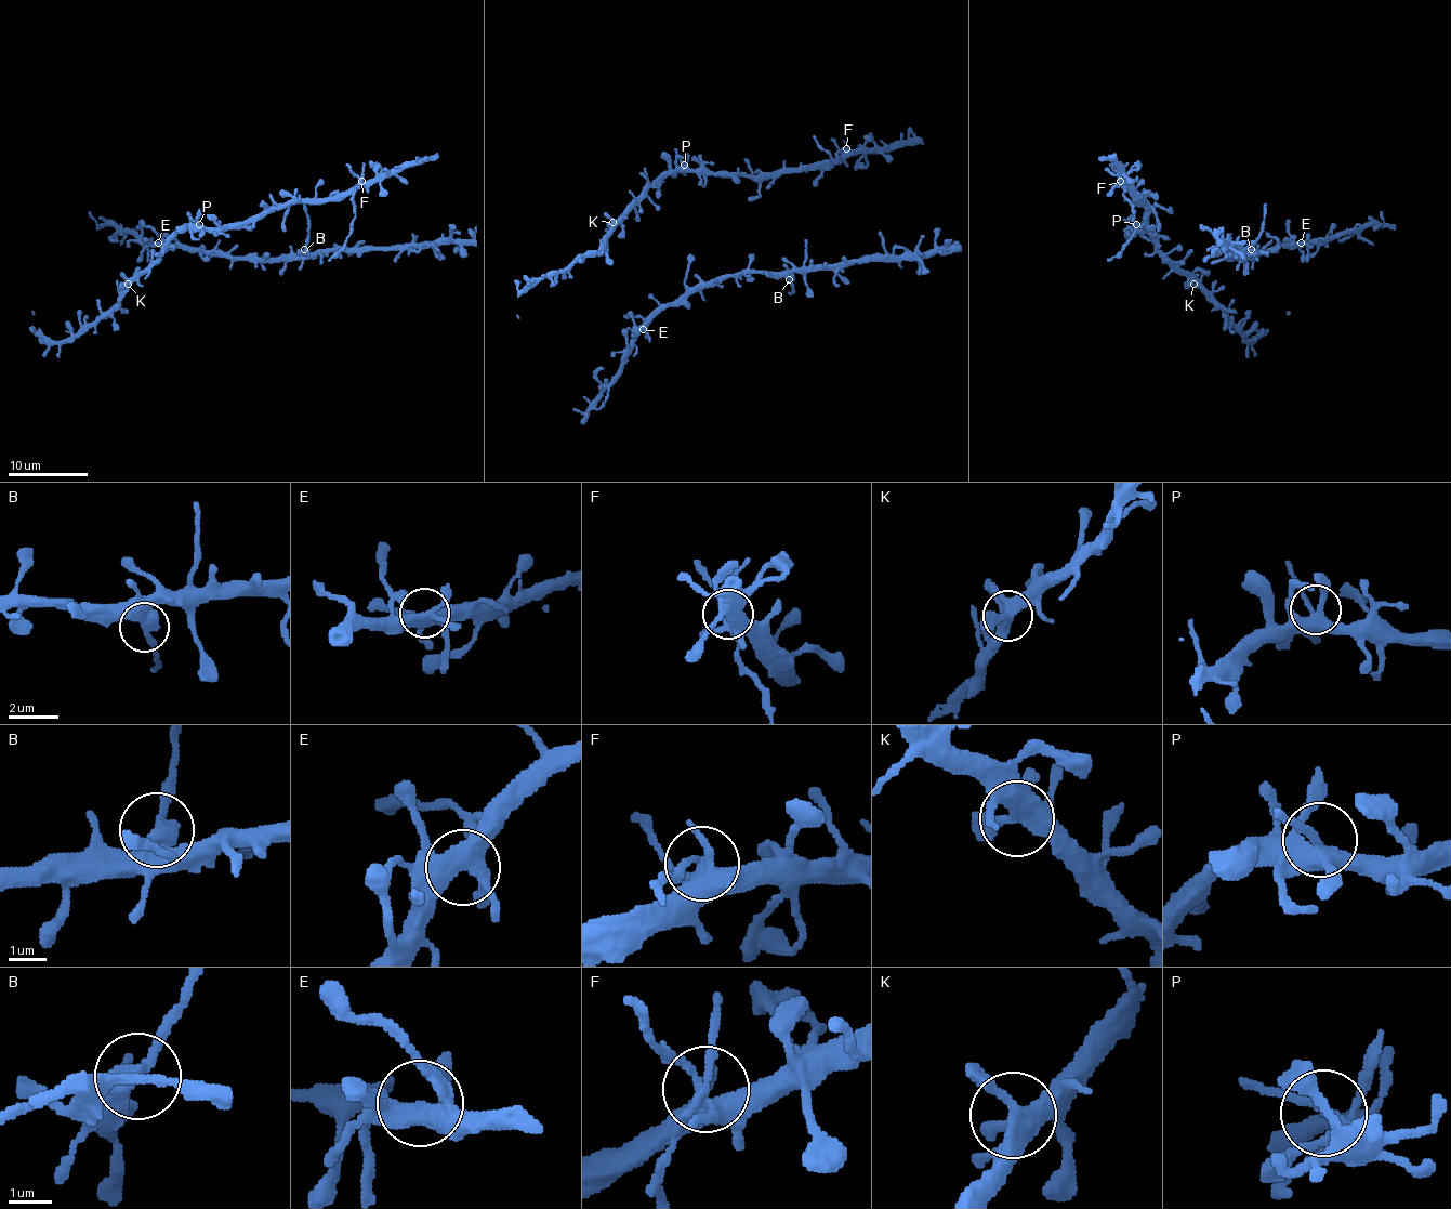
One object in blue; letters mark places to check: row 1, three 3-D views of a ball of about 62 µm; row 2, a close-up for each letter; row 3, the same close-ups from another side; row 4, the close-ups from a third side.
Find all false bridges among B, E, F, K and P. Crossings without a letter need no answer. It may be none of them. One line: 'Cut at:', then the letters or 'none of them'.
Cut at: B, F

